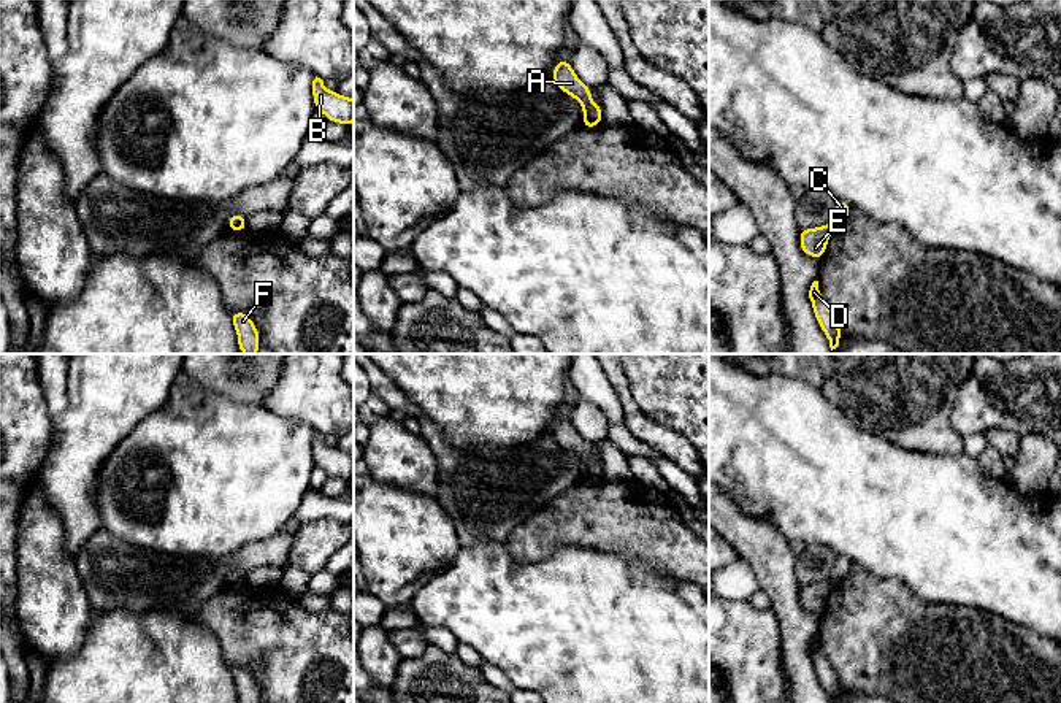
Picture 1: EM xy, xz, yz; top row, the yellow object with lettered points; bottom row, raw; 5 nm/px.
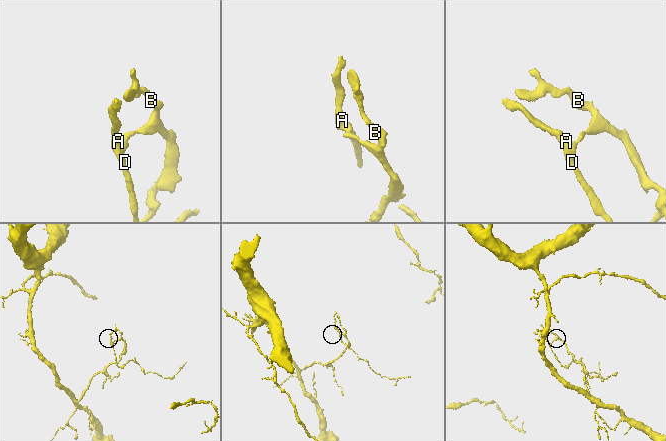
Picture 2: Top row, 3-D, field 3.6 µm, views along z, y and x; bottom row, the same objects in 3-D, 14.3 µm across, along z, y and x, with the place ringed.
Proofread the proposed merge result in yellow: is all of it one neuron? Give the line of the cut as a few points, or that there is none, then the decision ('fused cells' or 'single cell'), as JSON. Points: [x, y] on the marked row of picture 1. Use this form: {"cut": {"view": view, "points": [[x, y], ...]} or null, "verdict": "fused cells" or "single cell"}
{"cut": {"view": "yz", "points": [[828, 224], [833, 229]]}, "verdict": "fused cells"}

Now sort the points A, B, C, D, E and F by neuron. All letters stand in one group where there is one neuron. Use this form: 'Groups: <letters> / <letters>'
Groups: A D E F / B C

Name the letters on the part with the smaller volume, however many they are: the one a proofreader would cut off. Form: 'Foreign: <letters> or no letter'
Foreign: A, D, E, F

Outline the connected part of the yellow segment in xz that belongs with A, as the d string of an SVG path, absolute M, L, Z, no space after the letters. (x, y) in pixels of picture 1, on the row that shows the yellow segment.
M568 59L553 67L550 75L553 84L582 105L584 117L603 122L603 106L592 102L592 87L585 86L574 73Z

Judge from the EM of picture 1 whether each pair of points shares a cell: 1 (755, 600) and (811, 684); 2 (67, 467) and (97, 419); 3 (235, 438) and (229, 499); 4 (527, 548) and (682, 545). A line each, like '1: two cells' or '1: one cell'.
1: two cells
2: one cell
3: one cell
4: one cell

